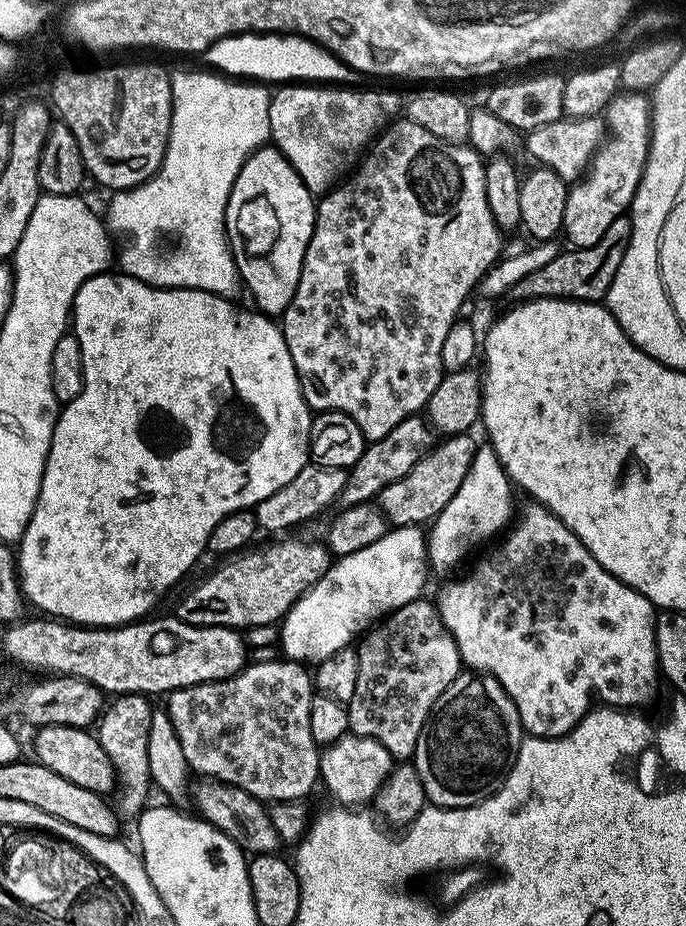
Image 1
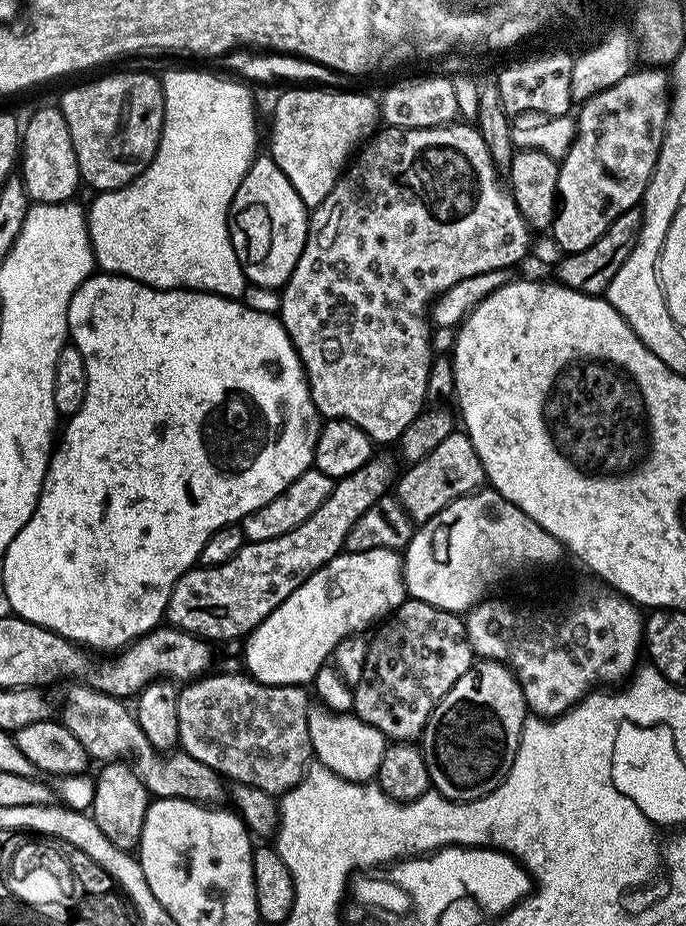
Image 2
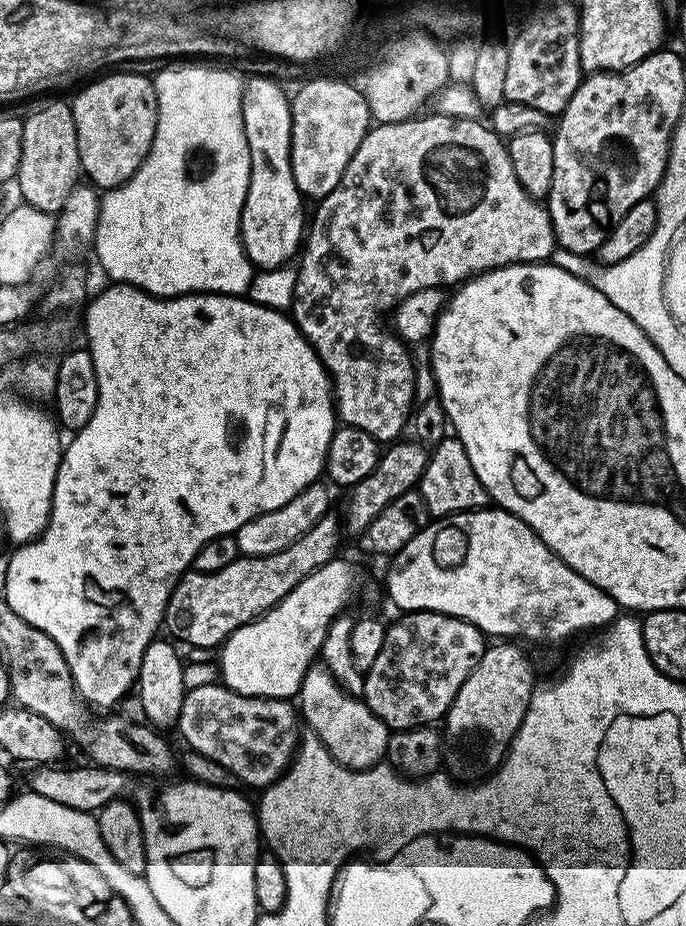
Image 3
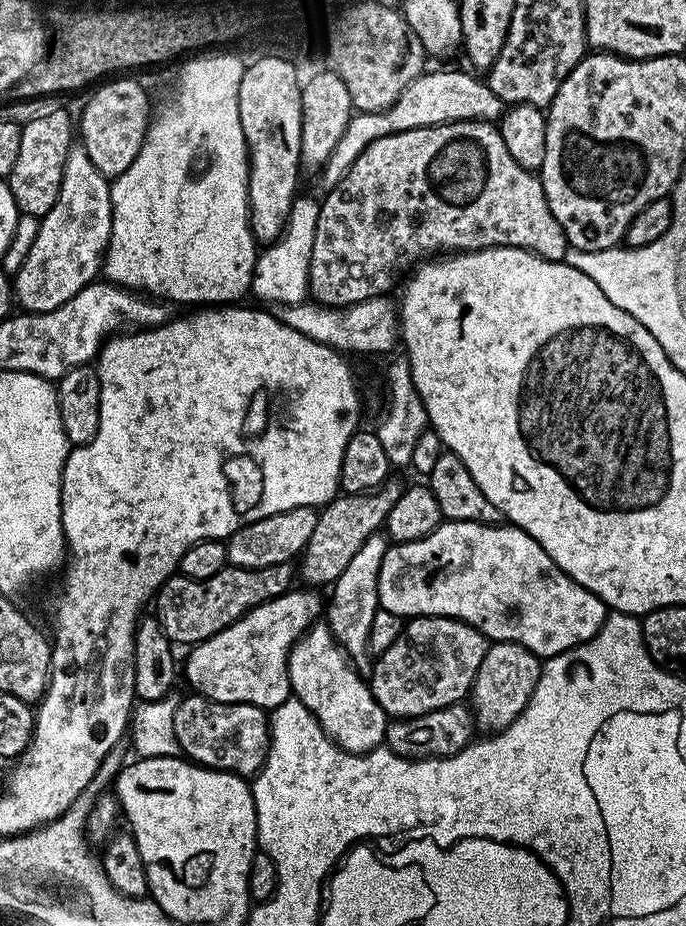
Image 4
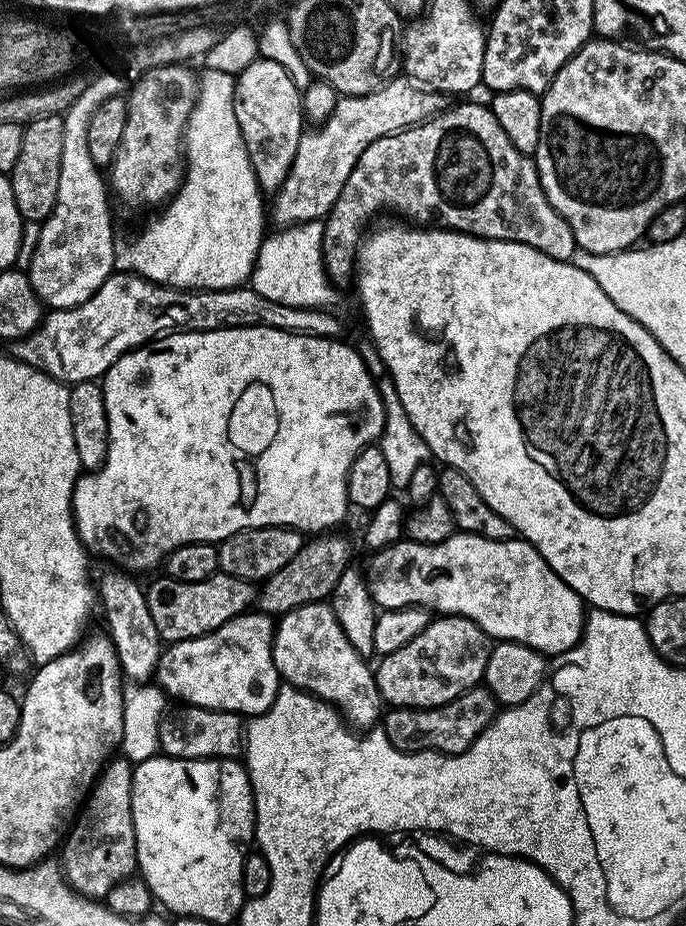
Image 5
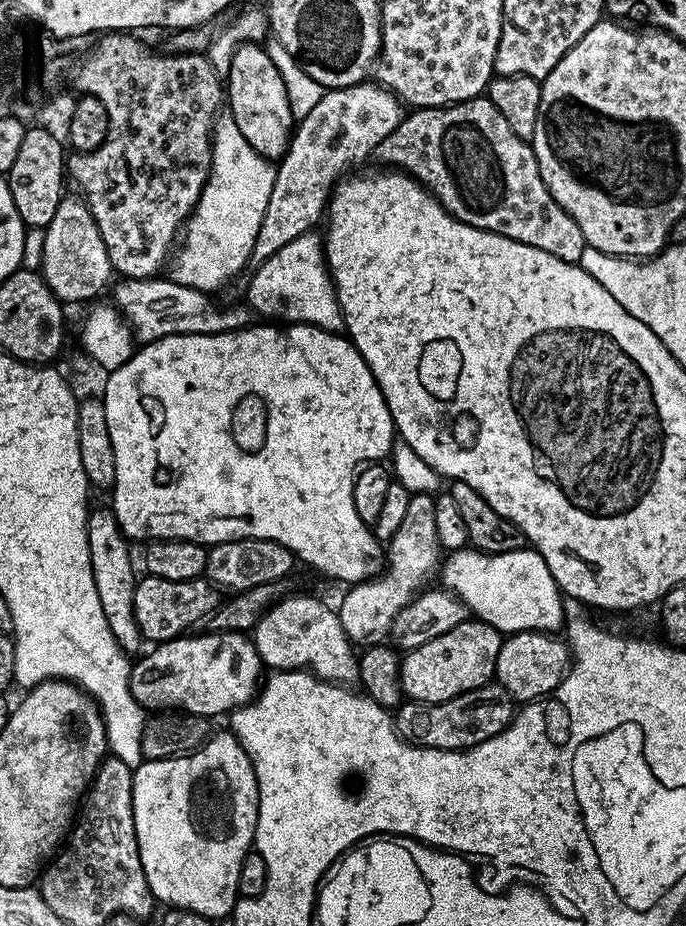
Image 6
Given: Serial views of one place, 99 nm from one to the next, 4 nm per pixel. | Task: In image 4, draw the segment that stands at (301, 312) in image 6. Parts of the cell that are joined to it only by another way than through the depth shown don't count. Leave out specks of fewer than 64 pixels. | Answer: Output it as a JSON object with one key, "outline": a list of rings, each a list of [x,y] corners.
{"outline":[[[297,195],[292,201],[292,209],[284,232],[277,240],[271,241],[268,248],[256,257],[252,275],[251,295],[273,304],[302,304],[309,299],[308,279],[310,278],[310,254],[314,250],[314,230],[318,230],[320,200],[317,197]]]}

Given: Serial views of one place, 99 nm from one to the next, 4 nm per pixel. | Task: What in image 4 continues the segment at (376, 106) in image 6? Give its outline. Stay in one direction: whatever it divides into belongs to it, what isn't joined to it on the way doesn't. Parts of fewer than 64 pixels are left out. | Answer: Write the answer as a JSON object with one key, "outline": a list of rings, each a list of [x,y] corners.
{"outline":[[[425,71],[402,94],[381,112],[356,112],[350,118],[342,138],[338,138],[338,146],[330,154],[322,171],[319,173],[323,187],[334,187],[341,178],[358,162],[358,154],[370,146],[378,138],[386,138],[386,134],[398,134],[402,130],[418,130],[432,128],[435,124],[453,124],[459,120],[499,121],[506,111],[503,100],[490,90],[490,86],[483,79],[480,80],[471,71],[468,72],[431,72]]]}

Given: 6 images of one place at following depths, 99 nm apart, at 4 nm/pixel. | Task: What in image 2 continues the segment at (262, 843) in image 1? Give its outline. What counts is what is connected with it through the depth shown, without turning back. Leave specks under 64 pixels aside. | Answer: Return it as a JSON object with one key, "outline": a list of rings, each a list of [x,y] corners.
{"outline":[[[83,682],[71,685],[68,697],[64,700],[64,727],[82,742],[82,750],[93,761],[127,762],[131,764],[134,774],[142,778],[142,786],[146,786],[149,797],[161,800],[189,800],[195,804],[220,806],[226,800],[226,780],[219,772],[215,772],[206,762],[198,762],[188,752],[173,750],[160,752],[150,746],[150,738],[142,734],[142,726],[138,726],[133,709],[128,708],[119,696],[111,696],[90,688]]]}

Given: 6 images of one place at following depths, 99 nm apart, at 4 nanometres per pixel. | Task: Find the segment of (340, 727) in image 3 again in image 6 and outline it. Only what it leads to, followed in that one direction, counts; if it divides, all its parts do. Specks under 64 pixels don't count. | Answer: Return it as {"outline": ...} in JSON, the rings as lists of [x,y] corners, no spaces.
{"outline":[[[285,595],[255,626],[254,643],[261,665],[272,670],[307,670],[329,684],[352,686],[360,679],[357,649],[342,630],[339,611],[316,596]]]}

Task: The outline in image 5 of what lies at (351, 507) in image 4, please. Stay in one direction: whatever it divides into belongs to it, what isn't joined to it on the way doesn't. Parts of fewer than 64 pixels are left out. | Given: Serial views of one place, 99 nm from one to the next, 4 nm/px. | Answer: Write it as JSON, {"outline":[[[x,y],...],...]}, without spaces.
{"outline":[[[320,534],[309,539],[282,566],[282,570],[274,570],[268,579],[259,585],[255,607],[265,616],[273,618],[282,617],[290,610],[307,604],[318,604],[327,601],[331,597],[334,586],[338,586],[338,578],[350,566],[348,560],[352,556],[352,548],[344,536],[332,536],[336,534]]]}

